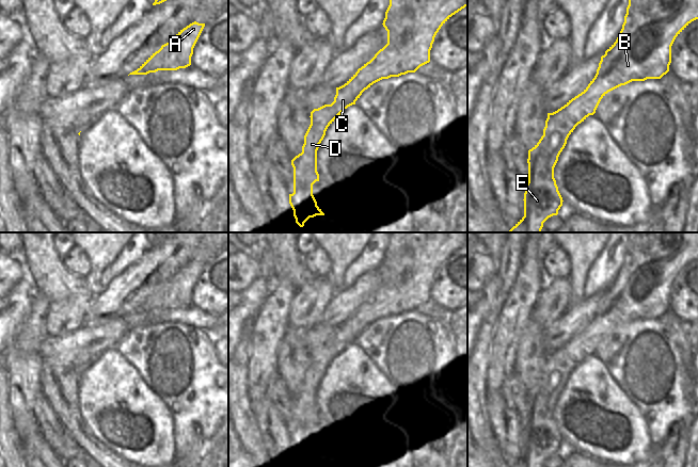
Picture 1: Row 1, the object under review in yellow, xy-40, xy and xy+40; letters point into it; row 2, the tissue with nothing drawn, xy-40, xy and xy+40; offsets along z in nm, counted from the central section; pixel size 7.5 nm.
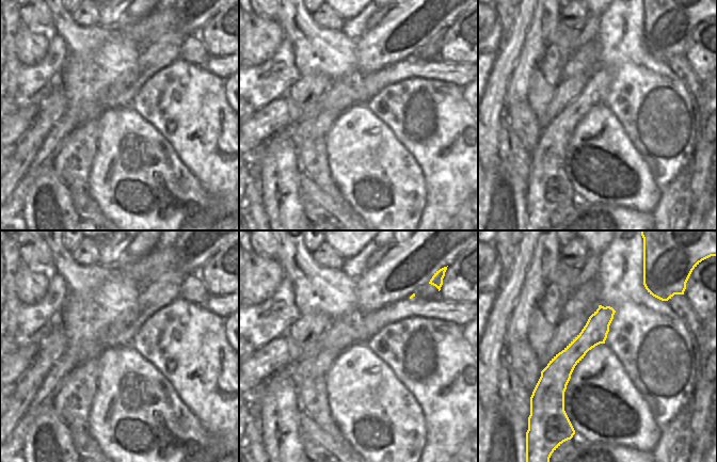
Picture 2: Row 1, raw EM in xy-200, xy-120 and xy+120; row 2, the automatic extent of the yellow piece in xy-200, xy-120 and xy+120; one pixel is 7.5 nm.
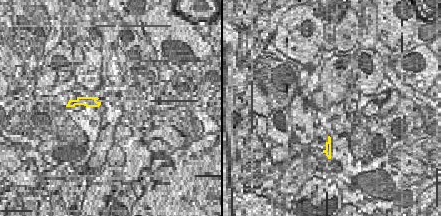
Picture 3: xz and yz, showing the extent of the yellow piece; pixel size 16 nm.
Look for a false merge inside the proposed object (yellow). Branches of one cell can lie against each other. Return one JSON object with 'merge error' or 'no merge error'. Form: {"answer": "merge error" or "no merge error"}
{"answer": "no merge error"}

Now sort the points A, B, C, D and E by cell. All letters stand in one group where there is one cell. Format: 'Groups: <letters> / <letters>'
Groups: A B C D E.

